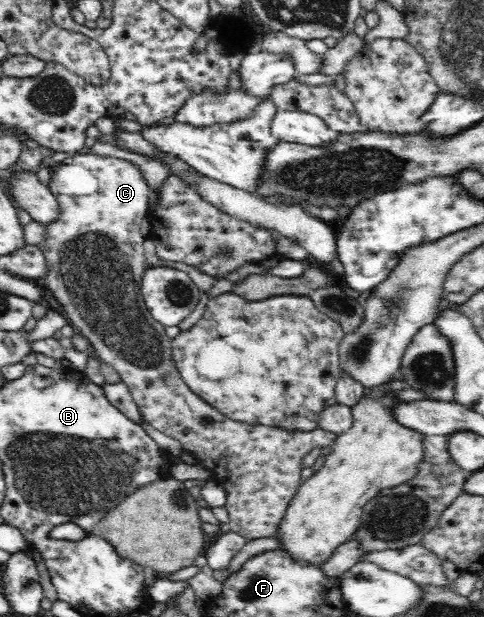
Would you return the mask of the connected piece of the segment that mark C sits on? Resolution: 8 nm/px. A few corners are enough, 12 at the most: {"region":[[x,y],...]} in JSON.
{"region":[[80,150],[47,184],[43,284],[143,422],[274,537],[336,435],[241,423],[182,380],[141,294],[150,189]]}

